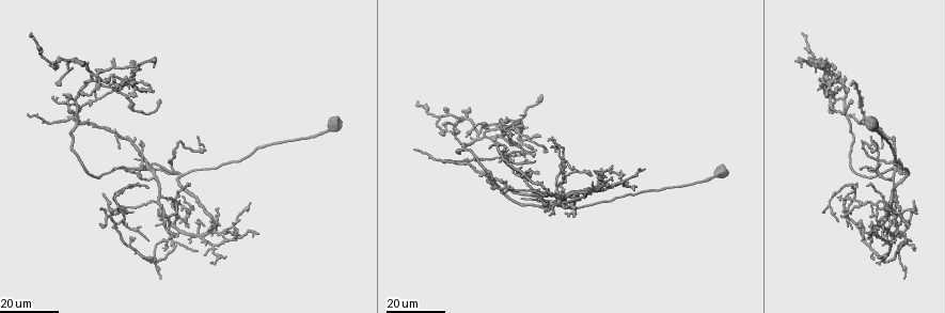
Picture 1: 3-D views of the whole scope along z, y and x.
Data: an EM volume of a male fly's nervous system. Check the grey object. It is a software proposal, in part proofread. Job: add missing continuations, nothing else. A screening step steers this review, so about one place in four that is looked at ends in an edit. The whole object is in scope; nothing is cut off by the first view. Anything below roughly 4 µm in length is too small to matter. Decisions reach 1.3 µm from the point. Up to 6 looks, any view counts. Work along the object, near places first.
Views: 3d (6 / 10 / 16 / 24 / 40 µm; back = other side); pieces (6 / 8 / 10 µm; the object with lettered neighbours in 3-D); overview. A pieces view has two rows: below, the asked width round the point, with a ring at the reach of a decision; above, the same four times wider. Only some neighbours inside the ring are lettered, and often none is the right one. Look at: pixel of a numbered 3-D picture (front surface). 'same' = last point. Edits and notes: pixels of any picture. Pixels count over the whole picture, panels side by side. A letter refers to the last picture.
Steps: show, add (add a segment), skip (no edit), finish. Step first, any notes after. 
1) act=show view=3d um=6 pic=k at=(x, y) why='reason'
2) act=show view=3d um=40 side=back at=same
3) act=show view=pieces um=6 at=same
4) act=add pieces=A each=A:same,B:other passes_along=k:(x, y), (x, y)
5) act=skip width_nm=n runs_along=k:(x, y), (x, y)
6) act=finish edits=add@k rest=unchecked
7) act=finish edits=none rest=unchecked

act=show view=3d um=16 pic=1 at=(866, 238) why='tapers out'

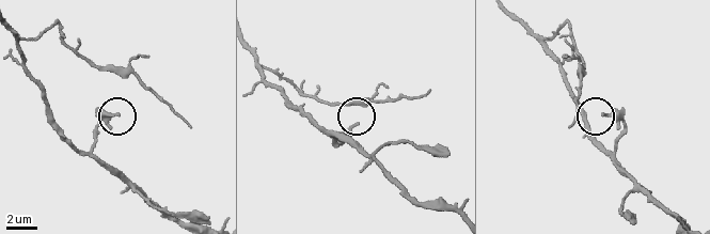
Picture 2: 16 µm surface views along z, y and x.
act=show view=pieces um=10 pic=2 at=(603, 113) why='what lies round it'

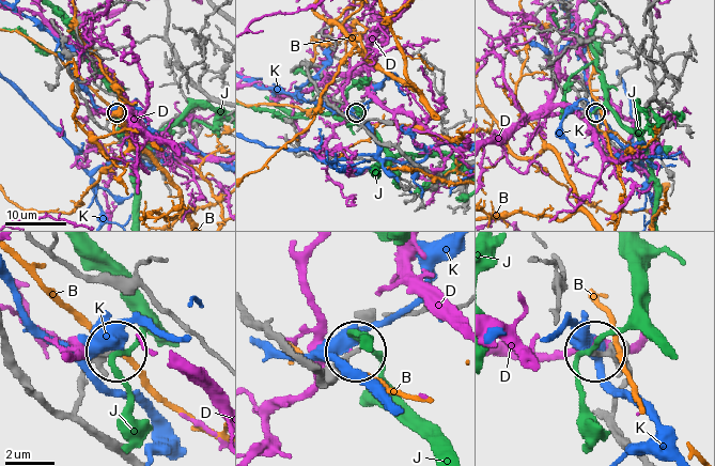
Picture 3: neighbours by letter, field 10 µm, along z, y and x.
act=skip each=B:other,D:other,J:other,K:other found='none of them fits'

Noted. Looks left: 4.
act=show view=3d um=24 pic=1 at=(893, 220) why='free end'

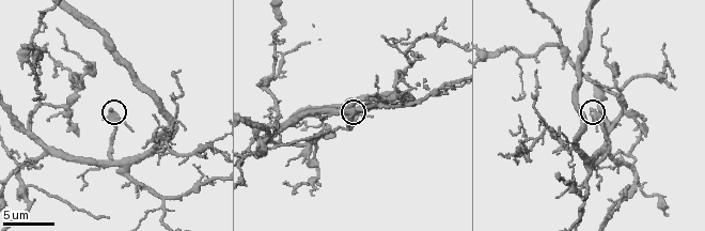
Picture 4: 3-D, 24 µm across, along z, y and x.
act=show view=pieces um=10 pic=4 at=(590, 111)

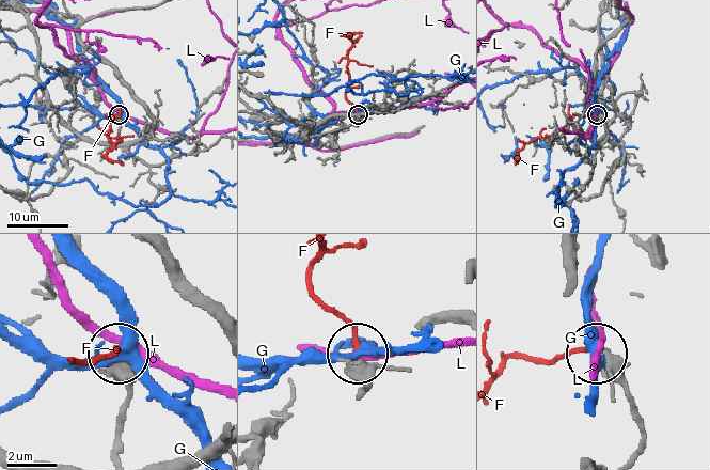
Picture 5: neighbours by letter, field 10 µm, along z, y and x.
act=add pieces=F each=F:same,G:other,L:other found='it goes on there'

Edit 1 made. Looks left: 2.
act=finish edits=add@5 rest=unchecked

